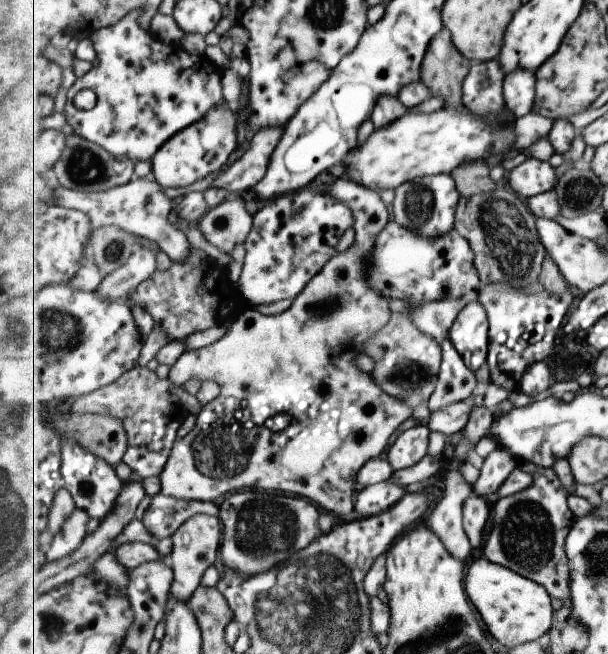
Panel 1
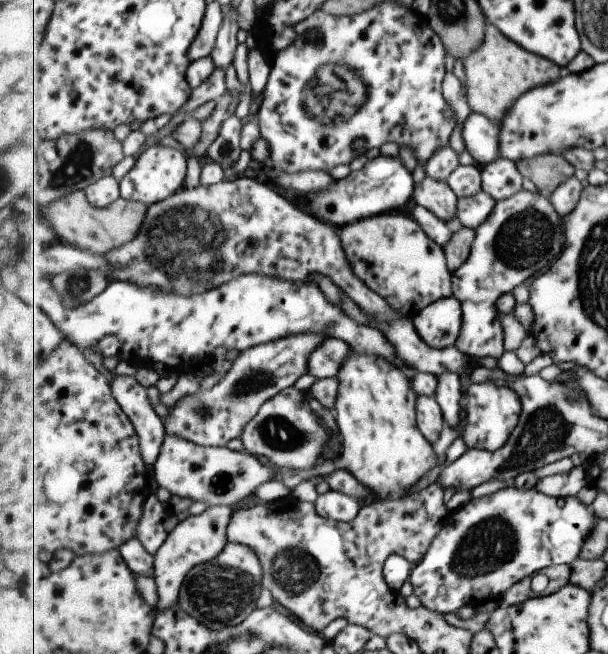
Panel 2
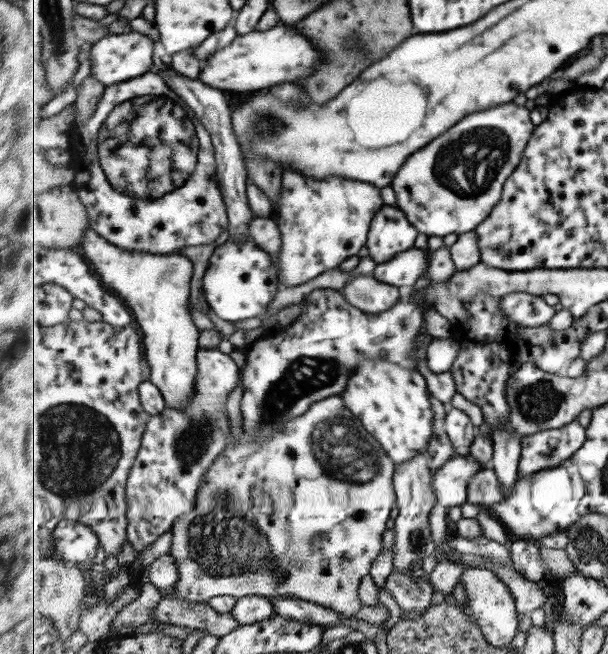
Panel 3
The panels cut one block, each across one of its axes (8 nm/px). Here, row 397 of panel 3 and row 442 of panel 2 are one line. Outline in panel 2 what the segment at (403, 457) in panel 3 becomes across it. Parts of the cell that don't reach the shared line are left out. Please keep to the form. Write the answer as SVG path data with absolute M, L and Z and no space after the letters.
M352 351L339 376L339 398L334 412L343 440L342 453L333 462L325 460L309 470L281 468L275 472L275 481L293 488L314 476L328 476L335 470L349 470L363 482L376 498L399 500L409 496L407 490L433 467L443 464L437 460L433 443L418 426L418 392L411 386L407 374L385 358Z

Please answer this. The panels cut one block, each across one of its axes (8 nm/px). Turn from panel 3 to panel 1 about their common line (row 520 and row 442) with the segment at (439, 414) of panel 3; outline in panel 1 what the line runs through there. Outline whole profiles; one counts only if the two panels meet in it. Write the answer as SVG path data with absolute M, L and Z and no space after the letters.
M426 425L411 427L397 437L387 454L395 471L411 468L425 458L430 447L430 434Z

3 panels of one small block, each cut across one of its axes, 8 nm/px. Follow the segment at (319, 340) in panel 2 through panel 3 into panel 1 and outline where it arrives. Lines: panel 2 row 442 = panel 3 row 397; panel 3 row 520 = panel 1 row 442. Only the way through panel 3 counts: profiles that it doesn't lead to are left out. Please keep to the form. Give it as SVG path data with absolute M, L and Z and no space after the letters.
M146 367L126 372L118 381L72 400L70 405L73 406L73 412L79 412L81 415L101 413L123 421L129 445L123 461L138 479L160 476L180 438L178 432L181 424L190 414L199 416L203 406L200 400L188 393L182 385L172 383L169 377L161 380L157 378L155 371Z

